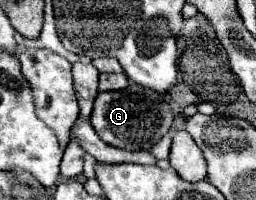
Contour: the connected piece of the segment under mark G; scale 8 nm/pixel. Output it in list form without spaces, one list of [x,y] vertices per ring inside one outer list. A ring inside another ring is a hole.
[[[131,82],[125,90],[99,92],[91,114],[91,126],[95,128],[99,138],[111,146],[123,150],[151,150],[153,144],[157,144],[157,140],[167,134],[173,118],[175,114],[171,106],[161,96],[155,96],[153,92],[149,92],[149,88],[141,88]]]

